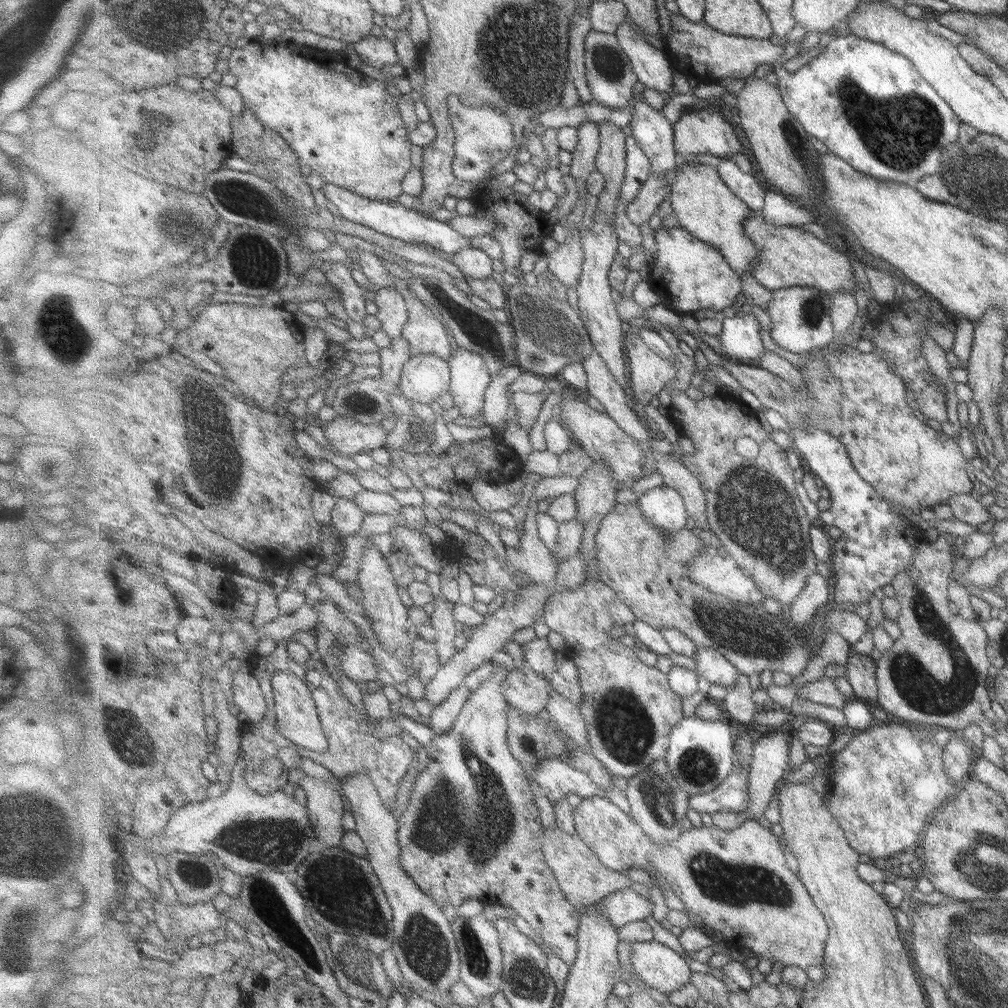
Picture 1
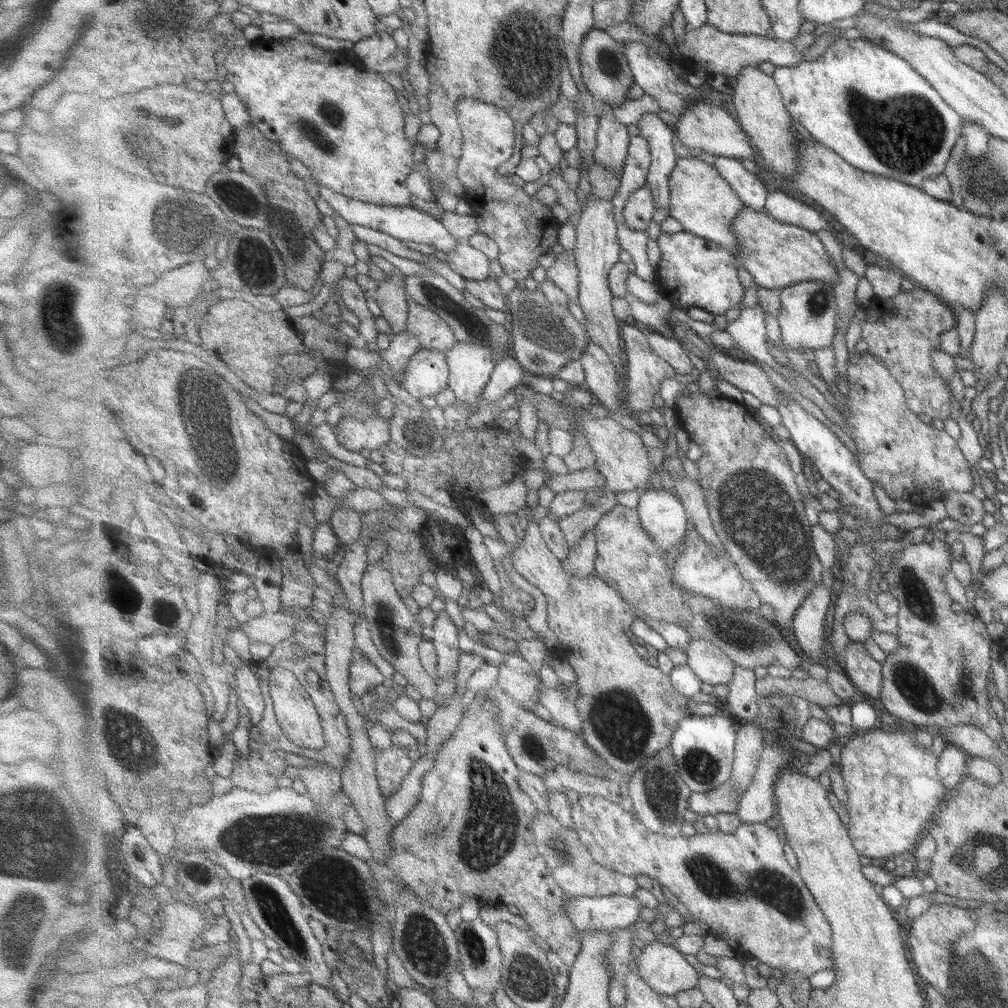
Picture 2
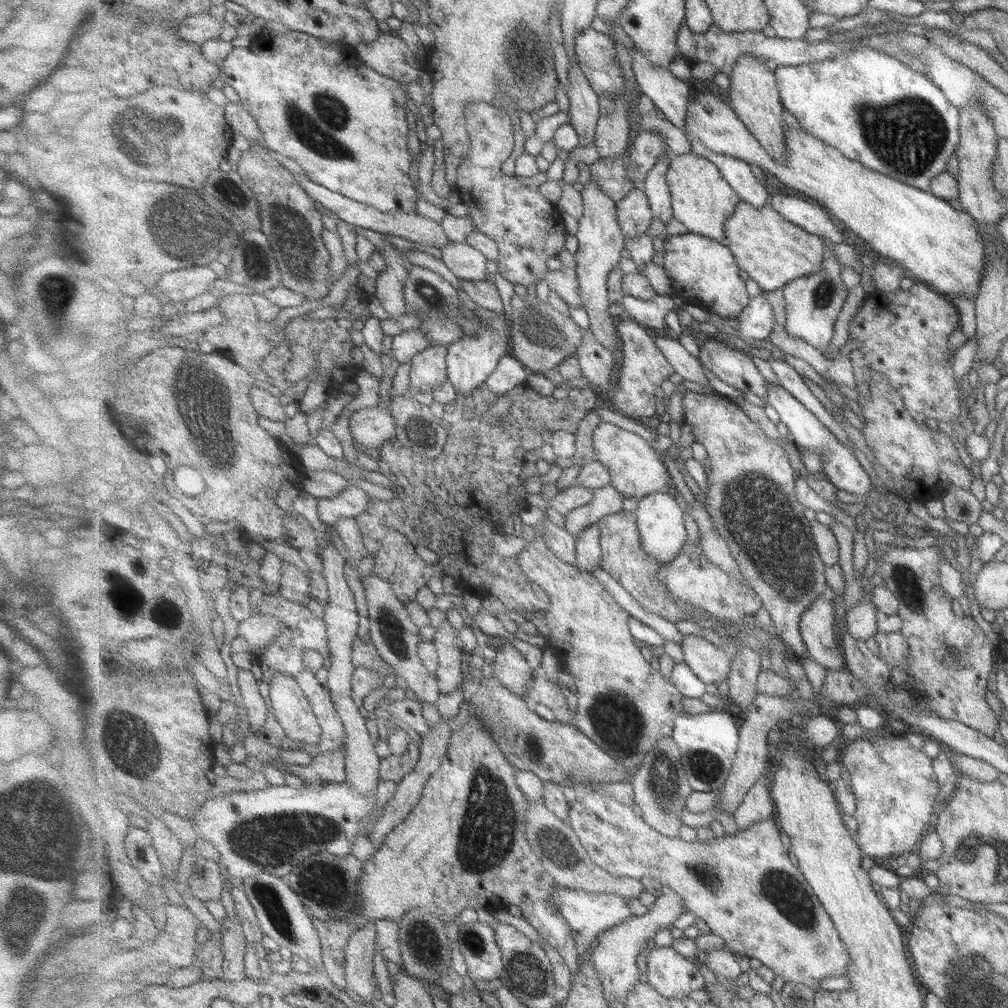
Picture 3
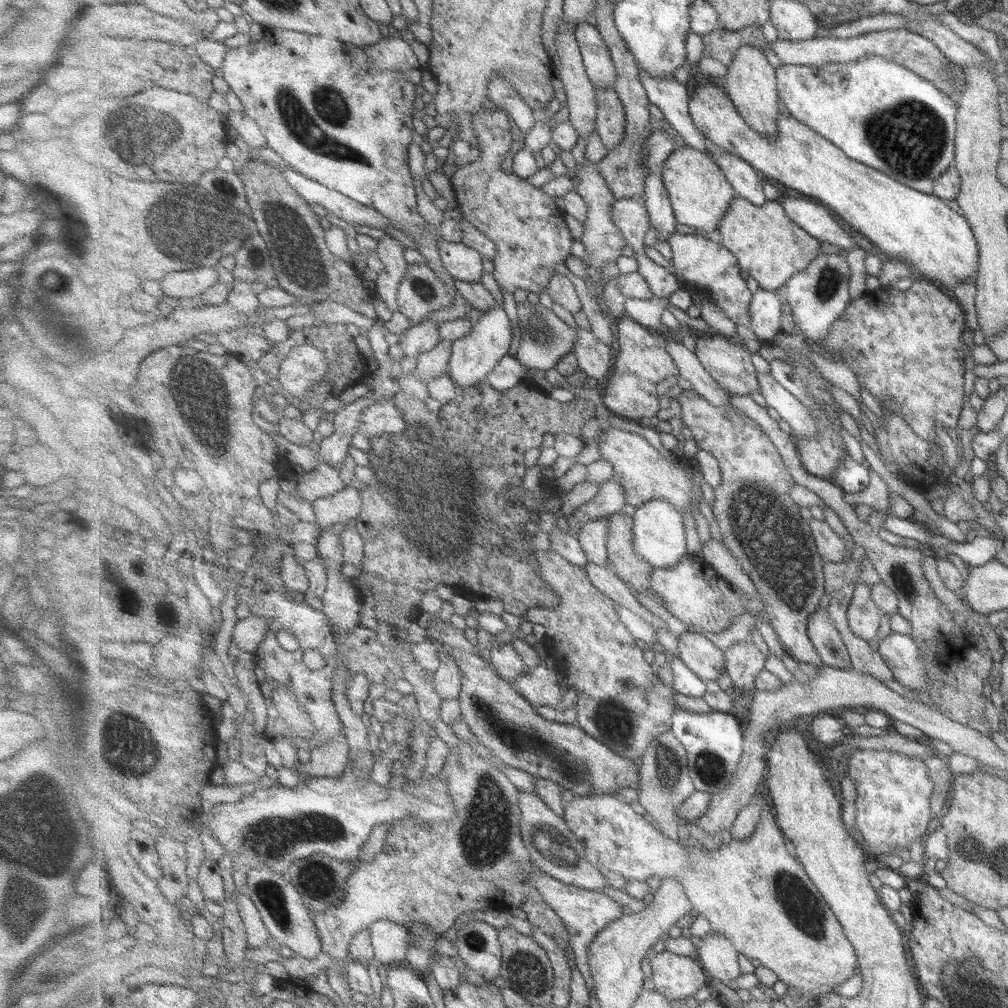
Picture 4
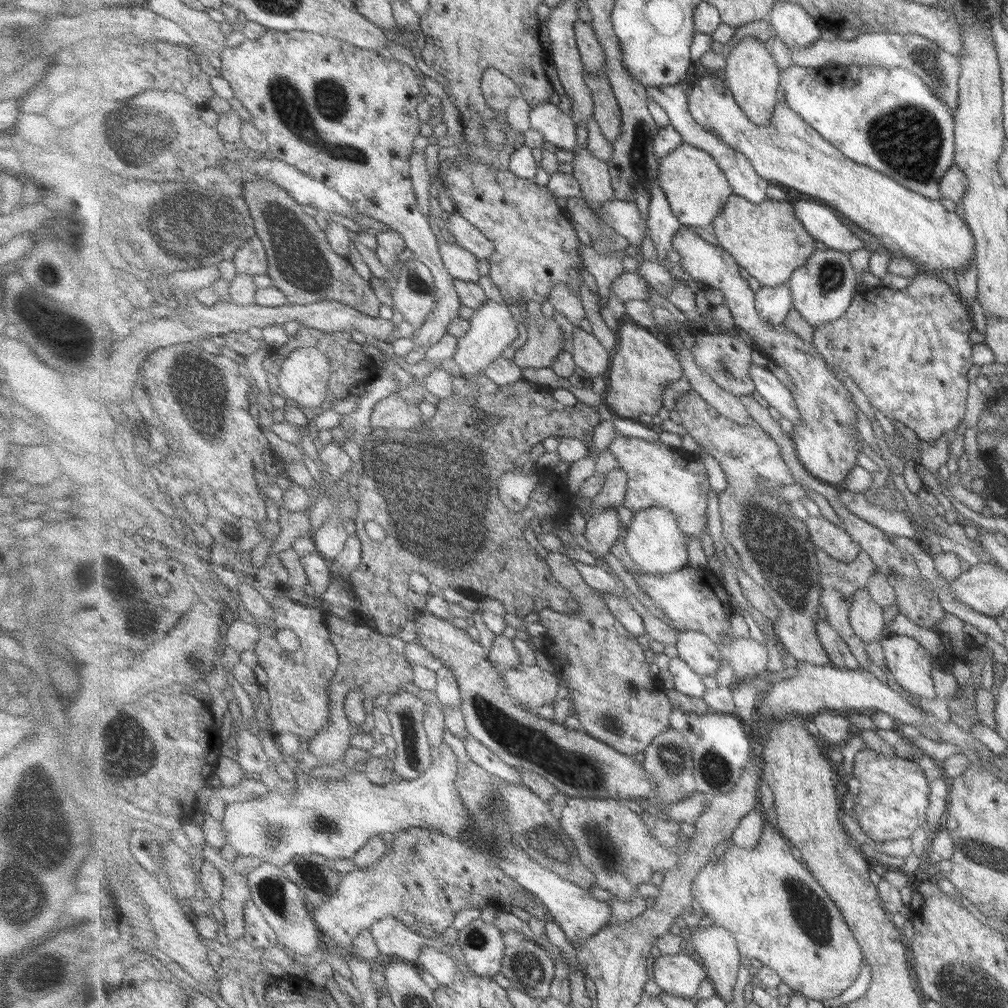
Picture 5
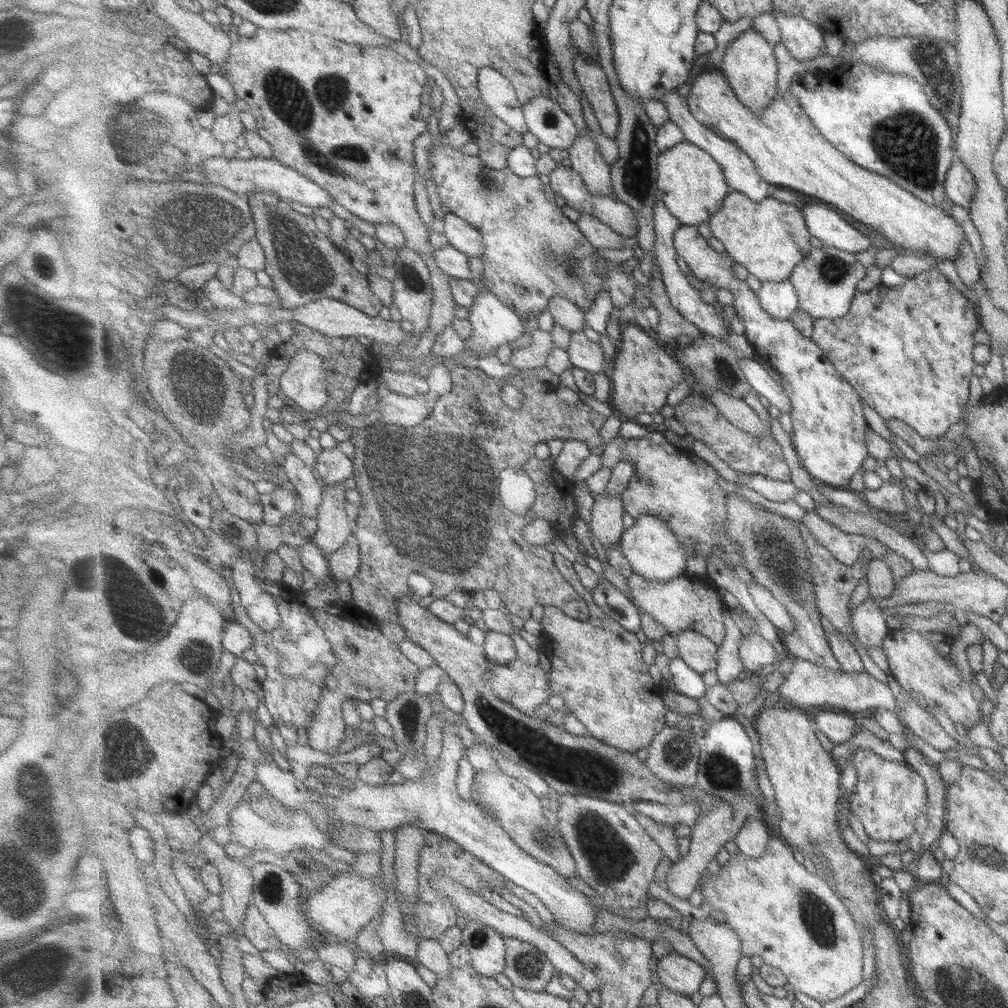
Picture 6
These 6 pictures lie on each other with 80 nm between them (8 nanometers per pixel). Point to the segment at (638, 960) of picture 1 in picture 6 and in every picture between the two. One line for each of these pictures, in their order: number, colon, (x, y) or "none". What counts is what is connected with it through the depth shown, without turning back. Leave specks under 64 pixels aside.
2: (666, 969)
3: (671, 974)
4: (678, 977)
5: (680, 974)
6: (679, 973)

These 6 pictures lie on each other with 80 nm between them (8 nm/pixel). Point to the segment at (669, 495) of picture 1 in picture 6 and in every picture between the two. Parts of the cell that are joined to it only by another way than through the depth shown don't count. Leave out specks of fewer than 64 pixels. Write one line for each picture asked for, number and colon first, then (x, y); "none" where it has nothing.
2: (662, 514)
3: (661, 521)
4: (659, 532)
5: (654, 540)
6: (655, 553)

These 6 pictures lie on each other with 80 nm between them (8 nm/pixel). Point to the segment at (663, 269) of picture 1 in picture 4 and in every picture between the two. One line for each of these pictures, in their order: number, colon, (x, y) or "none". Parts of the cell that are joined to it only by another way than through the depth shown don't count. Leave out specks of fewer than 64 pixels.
2: (693, 272)
3: (698, 267)
4: (706, 263)

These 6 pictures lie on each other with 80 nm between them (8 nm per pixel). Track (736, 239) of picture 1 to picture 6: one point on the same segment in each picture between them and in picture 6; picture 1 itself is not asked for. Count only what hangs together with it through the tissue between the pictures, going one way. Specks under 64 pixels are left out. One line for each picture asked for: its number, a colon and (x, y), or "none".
2: (702, 201)
3: (702, 199)
4: (701, 194)
5: (697, 188)
6: (693, 184)

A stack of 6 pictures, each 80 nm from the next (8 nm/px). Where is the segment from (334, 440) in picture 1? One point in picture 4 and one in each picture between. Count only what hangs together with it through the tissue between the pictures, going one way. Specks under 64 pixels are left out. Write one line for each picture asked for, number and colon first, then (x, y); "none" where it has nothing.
2: (362, 436)
3: (371, 427)
4: (384, 418)

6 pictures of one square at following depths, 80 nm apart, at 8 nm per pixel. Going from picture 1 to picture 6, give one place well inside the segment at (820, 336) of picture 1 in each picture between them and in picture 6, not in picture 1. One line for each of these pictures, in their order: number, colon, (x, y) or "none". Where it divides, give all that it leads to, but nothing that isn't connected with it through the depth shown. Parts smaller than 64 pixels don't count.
2: (809, 311)
3: (813, 302)
4: (819, 296)
5: (823, 289)
6: (826, 281)

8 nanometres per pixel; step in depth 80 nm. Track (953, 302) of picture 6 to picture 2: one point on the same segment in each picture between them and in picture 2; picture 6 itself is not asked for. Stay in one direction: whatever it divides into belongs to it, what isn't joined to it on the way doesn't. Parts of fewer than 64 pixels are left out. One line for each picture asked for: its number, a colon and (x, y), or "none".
2: (905, 331)
3: (904, 335)
4: (907, 349)
5: (909, 351)

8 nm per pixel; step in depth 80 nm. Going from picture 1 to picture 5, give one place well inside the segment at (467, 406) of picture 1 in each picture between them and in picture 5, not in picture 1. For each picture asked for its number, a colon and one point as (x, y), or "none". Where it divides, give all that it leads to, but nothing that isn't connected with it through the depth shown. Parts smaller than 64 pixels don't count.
2: (471, 367)
3: (470, 361)
4: (474, 357)
5: (493, 328)

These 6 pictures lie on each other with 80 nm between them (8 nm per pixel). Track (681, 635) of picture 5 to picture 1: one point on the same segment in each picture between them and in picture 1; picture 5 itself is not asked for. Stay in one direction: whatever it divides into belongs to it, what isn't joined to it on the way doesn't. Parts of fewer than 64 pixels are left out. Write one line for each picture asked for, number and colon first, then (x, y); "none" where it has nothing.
1: (713, 665)
2: (711, 664)
3: (710, 663)
4: (698, 652)

